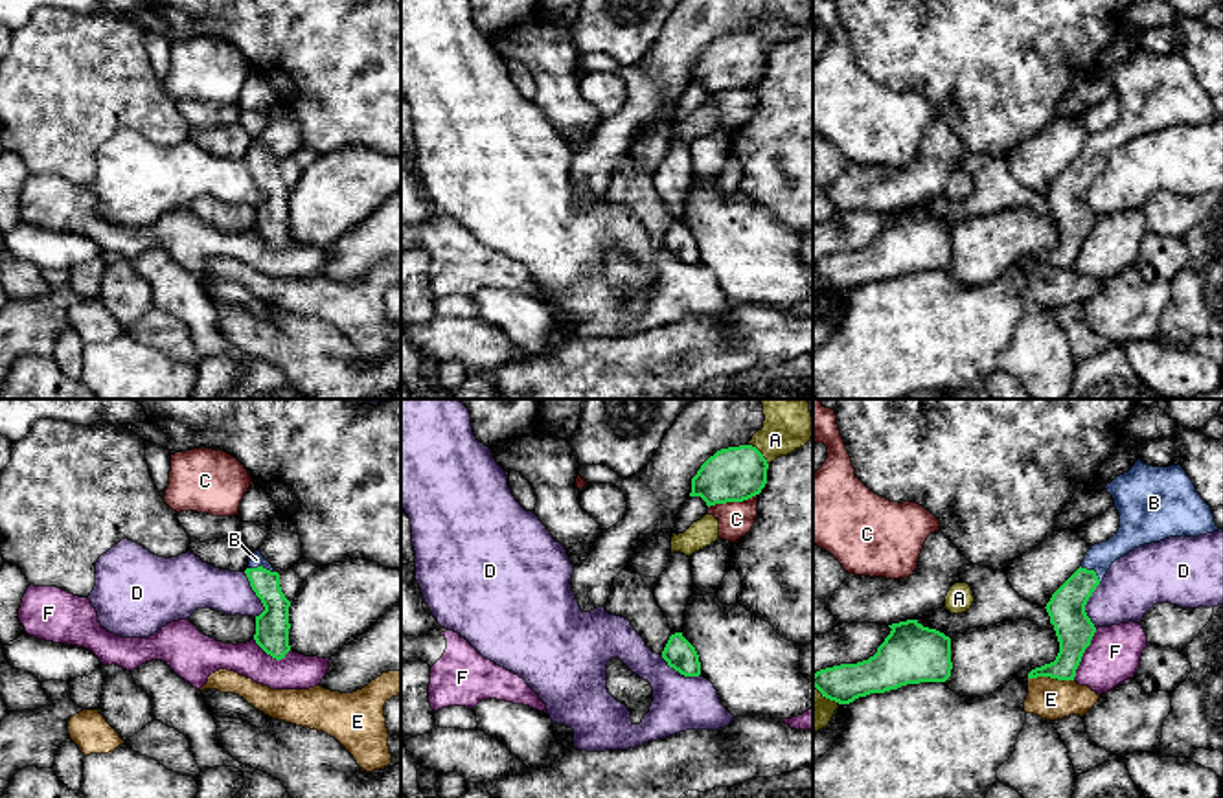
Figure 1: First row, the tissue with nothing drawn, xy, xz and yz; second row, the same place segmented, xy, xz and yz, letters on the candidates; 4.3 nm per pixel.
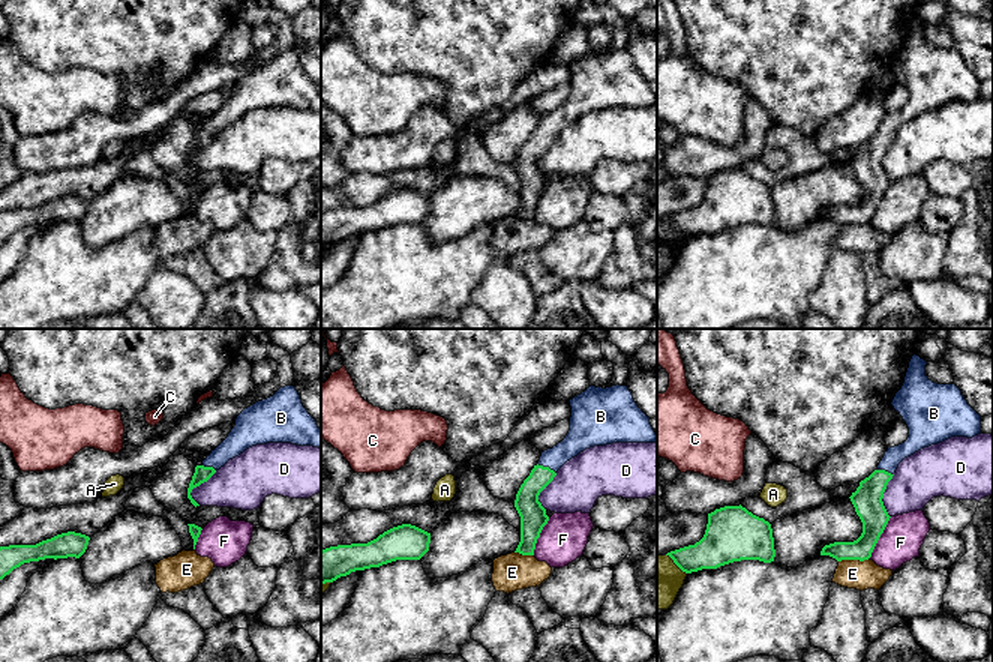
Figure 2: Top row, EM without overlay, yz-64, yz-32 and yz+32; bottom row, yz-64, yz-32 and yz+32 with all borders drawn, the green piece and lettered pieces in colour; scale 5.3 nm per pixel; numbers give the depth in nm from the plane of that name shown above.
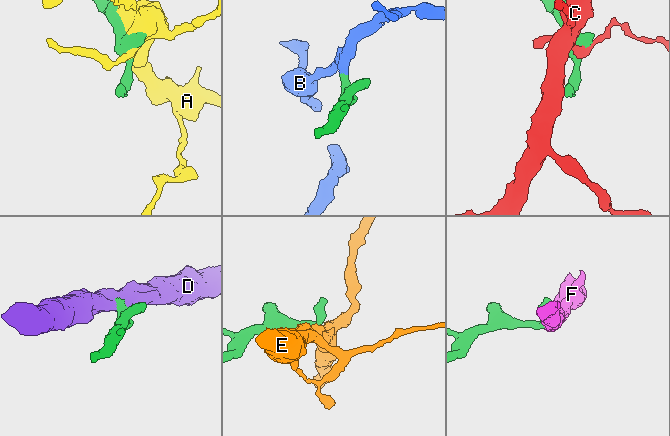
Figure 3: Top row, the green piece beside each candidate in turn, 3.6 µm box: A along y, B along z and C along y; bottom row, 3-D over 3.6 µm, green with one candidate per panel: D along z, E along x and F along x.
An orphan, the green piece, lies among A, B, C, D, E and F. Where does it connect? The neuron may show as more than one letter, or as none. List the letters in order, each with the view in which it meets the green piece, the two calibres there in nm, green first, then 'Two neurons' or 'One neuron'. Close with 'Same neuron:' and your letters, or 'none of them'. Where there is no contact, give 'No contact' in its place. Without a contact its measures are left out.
A: Touches green in xz. Thickness 240 nm (green) against 180 nm. Two neurons
B: Touches green in xy. Thickness 140 nm (green) against 60 nm. One neuron
C: Touches green in xz. Thickness 240 nm (green) against 160 nm. Two neurons
D: Touches green in xy. Thickness 150 nm (green) against 200 nm. Two neurons
E: Touches green in yz. Thickness 160 nm (green) against 180 nm. Two neurons
F: Touches green in yz. Thickness 160 nm (green) against 220 nm. Two neurons
Same neuron: B

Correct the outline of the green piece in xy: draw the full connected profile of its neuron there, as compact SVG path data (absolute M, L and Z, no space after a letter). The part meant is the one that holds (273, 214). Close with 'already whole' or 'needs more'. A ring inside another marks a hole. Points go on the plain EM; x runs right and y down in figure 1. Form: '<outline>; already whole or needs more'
M259 138L248 147L245 158L252 178L261 188L265 199L256 204L256 232L272 246L281 248L291 239L289 234L289 195L291 189L285 186L280 175L280 162L261 143Z; needs more

